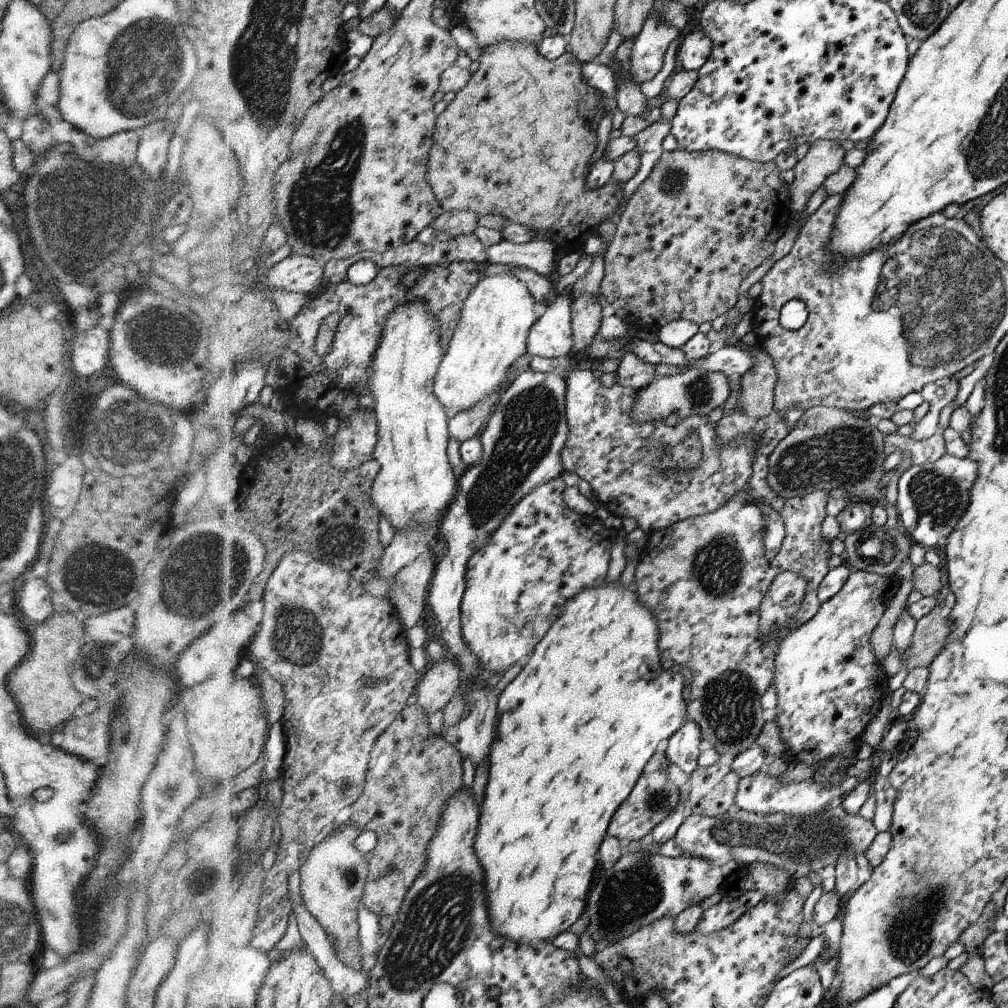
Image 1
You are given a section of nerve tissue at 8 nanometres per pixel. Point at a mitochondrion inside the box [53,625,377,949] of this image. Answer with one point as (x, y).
(95, 666)

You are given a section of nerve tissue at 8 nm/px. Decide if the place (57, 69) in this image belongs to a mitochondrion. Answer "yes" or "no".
no

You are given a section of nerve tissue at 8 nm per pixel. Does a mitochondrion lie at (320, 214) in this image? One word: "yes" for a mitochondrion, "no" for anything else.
yes

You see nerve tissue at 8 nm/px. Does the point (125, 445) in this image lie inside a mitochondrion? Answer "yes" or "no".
yes

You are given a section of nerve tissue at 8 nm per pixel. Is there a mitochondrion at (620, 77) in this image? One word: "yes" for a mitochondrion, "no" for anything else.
no

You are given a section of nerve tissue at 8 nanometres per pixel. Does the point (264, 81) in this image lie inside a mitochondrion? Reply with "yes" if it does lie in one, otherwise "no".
yes

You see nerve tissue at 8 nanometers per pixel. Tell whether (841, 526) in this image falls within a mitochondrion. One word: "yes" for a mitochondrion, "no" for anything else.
no

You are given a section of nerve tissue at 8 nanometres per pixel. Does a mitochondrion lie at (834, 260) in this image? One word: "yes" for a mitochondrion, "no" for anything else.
no

